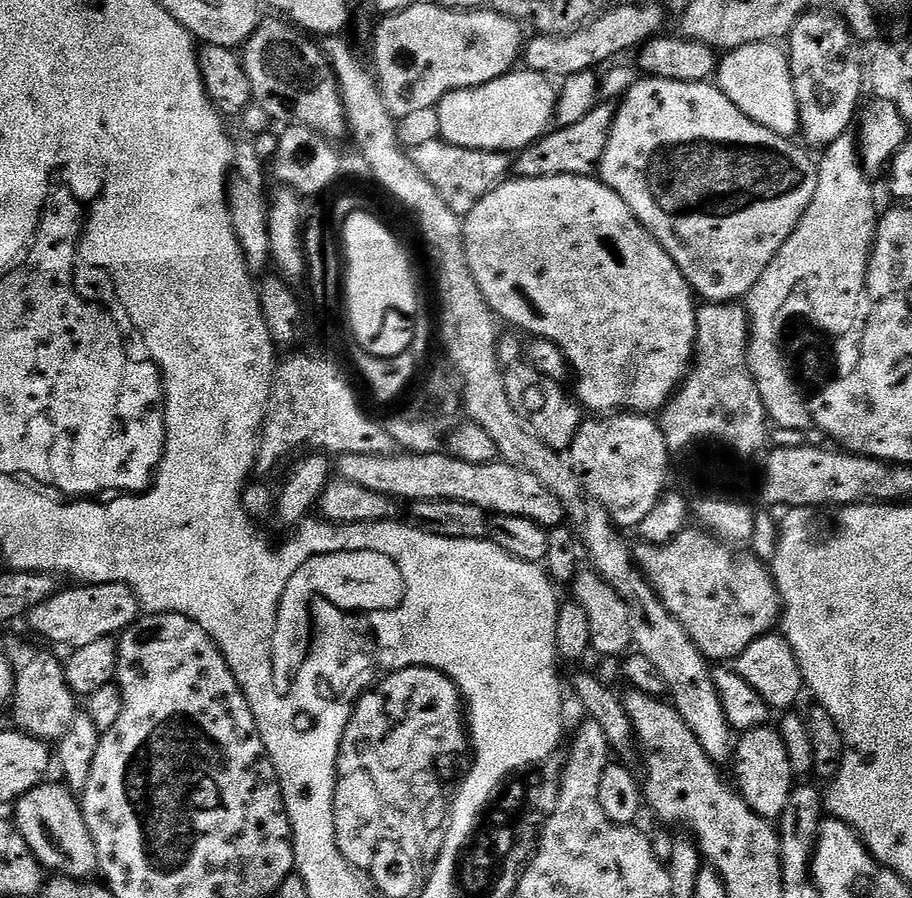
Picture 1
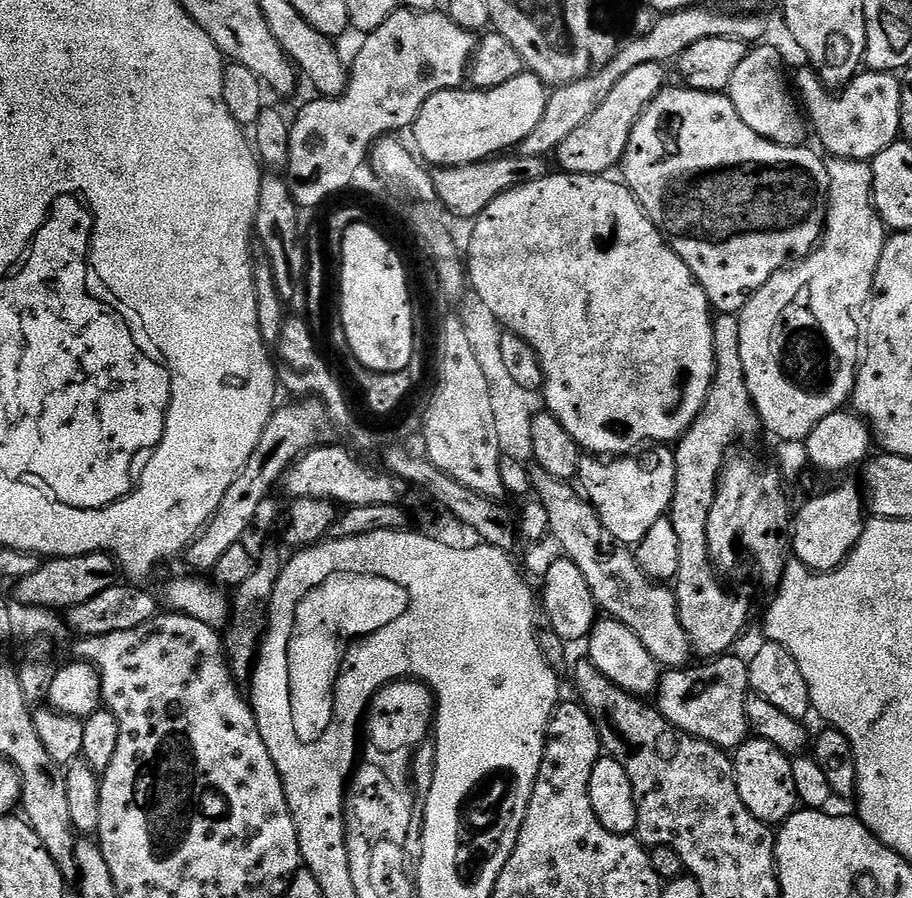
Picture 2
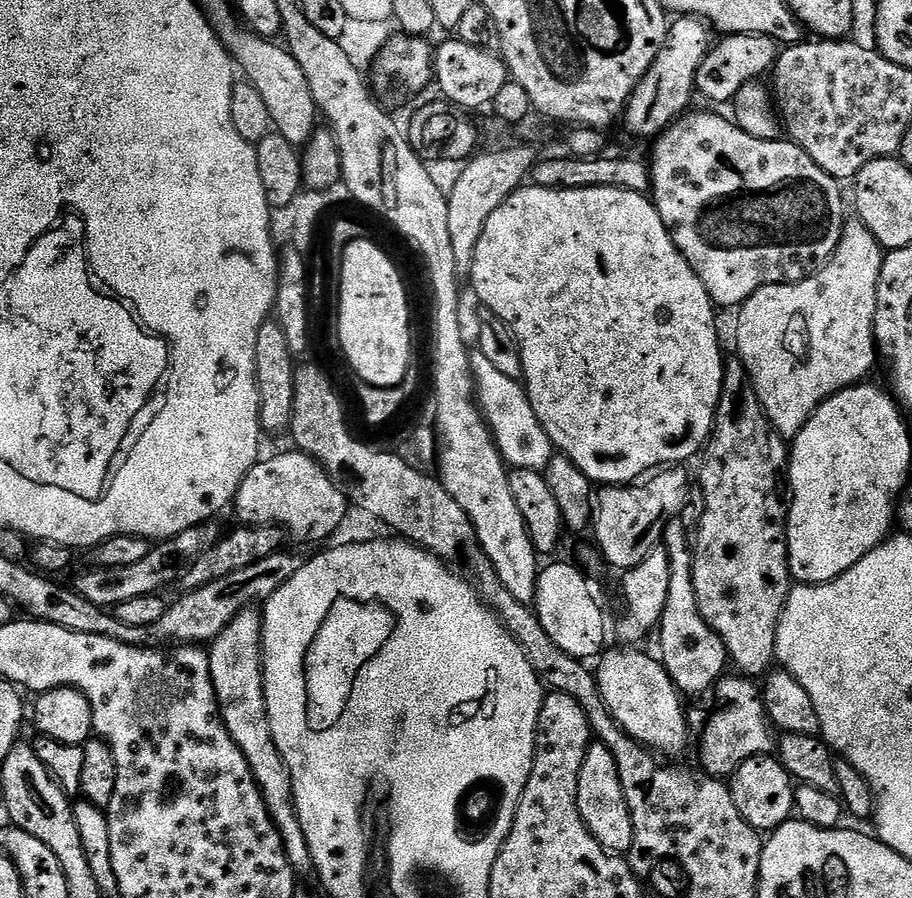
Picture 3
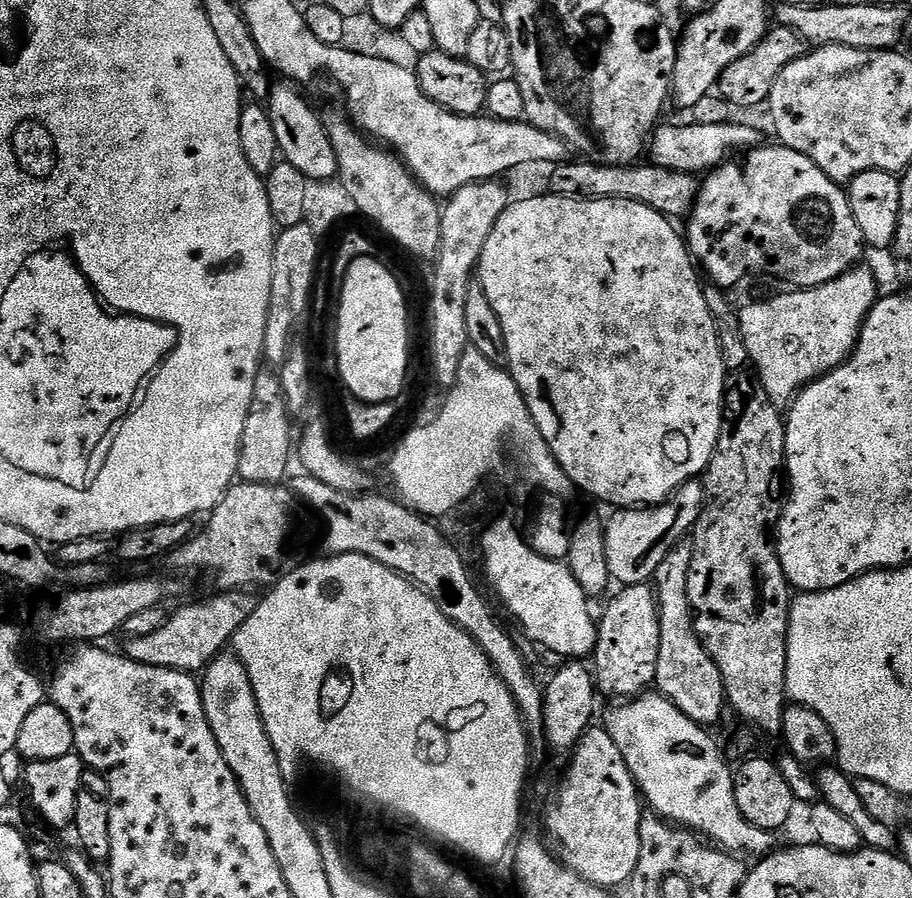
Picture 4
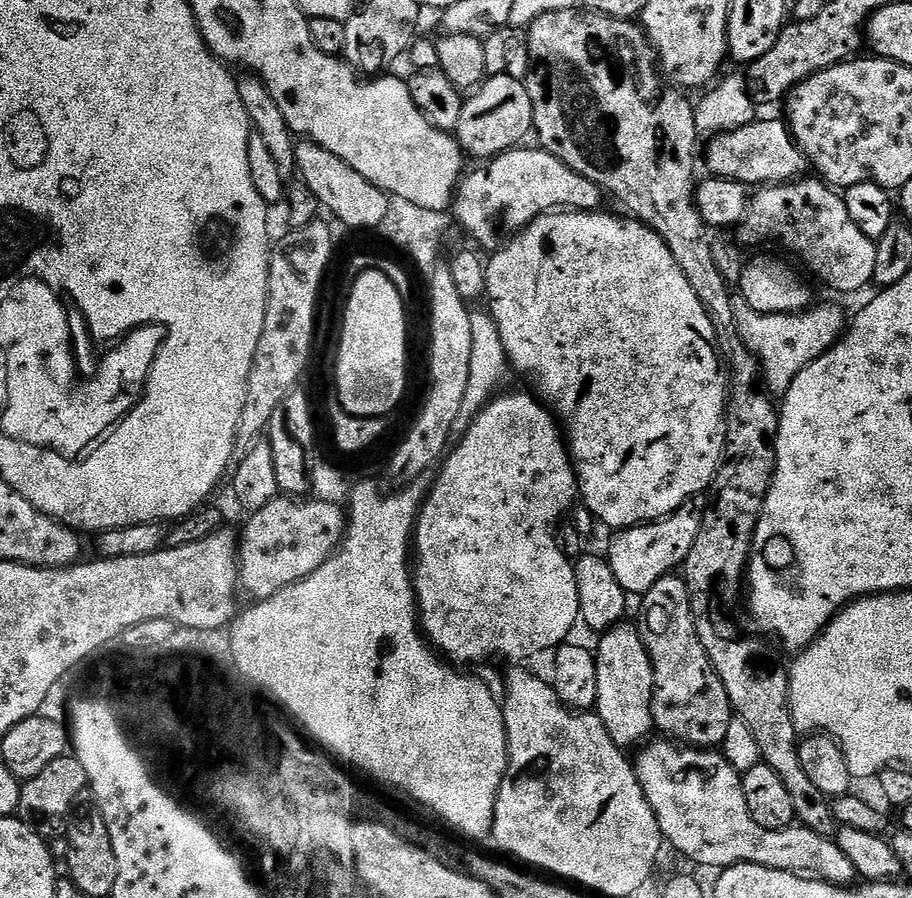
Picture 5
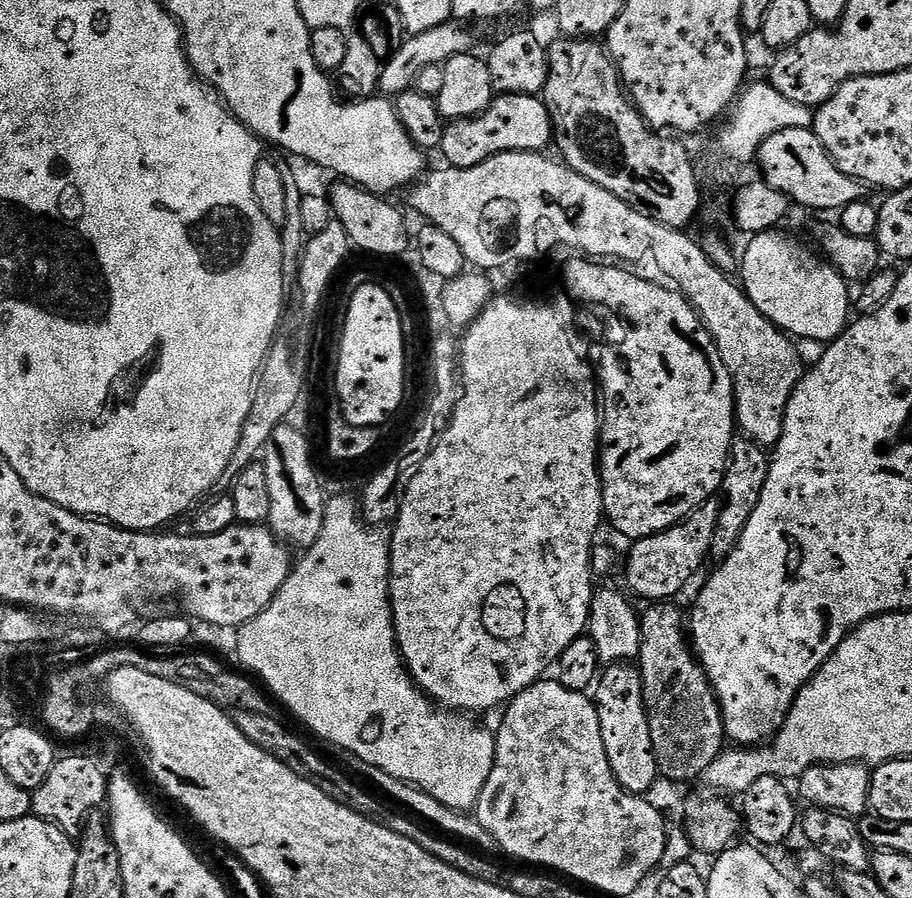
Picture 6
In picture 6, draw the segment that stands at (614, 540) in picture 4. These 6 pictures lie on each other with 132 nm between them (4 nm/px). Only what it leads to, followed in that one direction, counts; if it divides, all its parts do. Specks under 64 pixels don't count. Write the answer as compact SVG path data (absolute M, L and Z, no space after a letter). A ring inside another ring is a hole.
M710 499L685 516L679 524L658 534L631 541L632 549L629 550L628 561L624 564L624 580L629 588L627 591L633 597L641 596L644 602L668 602L676 598L672 596L678 595L687 586L688 579L699 570L704 555L714 548L720 506L719 499Z

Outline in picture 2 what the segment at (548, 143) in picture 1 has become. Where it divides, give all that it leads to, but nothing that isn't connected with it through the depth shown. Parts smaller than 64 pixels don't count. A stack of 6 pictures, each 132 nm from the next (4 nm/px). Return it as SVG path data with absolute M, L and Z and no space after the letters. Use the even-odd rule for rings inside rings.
M643 64L629 70L614 86L614 90L606 94L602 106L598 106L598 110L594 110L594 114L590 114L590 118L586 118L586 122L575 128L562 142L562 146L556 148L554 159L560 163L559 171L569 176L602 176L611 173L611 168L615 169L624 158L626 142L630 142L630 130L634 130L634 122L638 122L638 118L648 109L650 102L654 102L654 98L666 86L664 71L666 68L663 64Z

